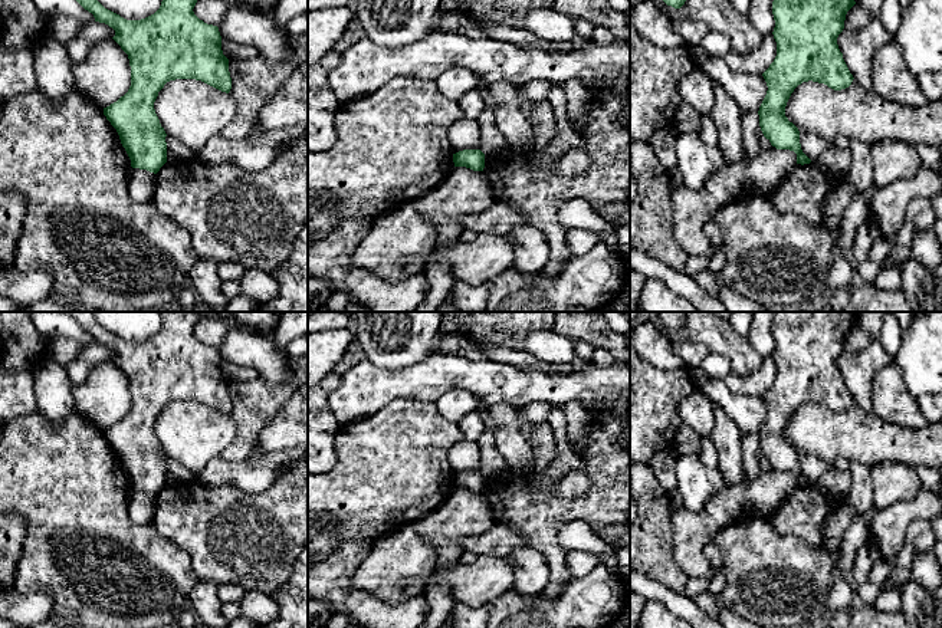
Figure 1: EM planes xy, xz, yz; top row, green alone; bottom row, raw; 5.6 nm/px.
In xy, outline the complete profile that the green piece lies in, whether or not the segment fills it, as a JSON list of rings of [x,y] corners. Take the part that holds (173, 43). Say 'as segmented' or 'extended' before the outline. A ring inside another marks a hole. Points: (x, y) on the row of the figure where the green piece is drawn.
as segmented | [[[98,0],[76,1],[93,14],[95,22],[115,30],[112,39],[128,55],[131,86],[116,102],[104,108],[104,115],[116,129],[131,167],[157,174],[167,162],[167,134],[154,109],[154,102],[164,85],[175,79],[196,79],[226,93],[232,89],[229,59],[221,50],[219,27],[204,23],[194,14],[197,0],[163,0],[154,14],[141,20],[127,20],[105,9]]]

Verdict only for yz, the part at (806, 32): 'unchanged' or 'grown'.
unchanged

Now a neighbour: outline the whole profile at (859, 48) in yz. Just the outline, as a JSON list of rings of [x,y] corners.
[[[877,17],[867,26],[850,32],[843,29],[837,37],[837,45],[853,78],[866,89],[873,91],[873,57],[876,52],[893,37]]]

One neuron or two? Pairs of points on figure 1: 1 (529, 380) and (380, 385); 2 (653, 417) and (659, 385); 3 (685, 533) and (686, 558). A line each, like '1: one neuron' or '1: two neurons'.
1: one neuron
2: one neuron
3: one neuron

